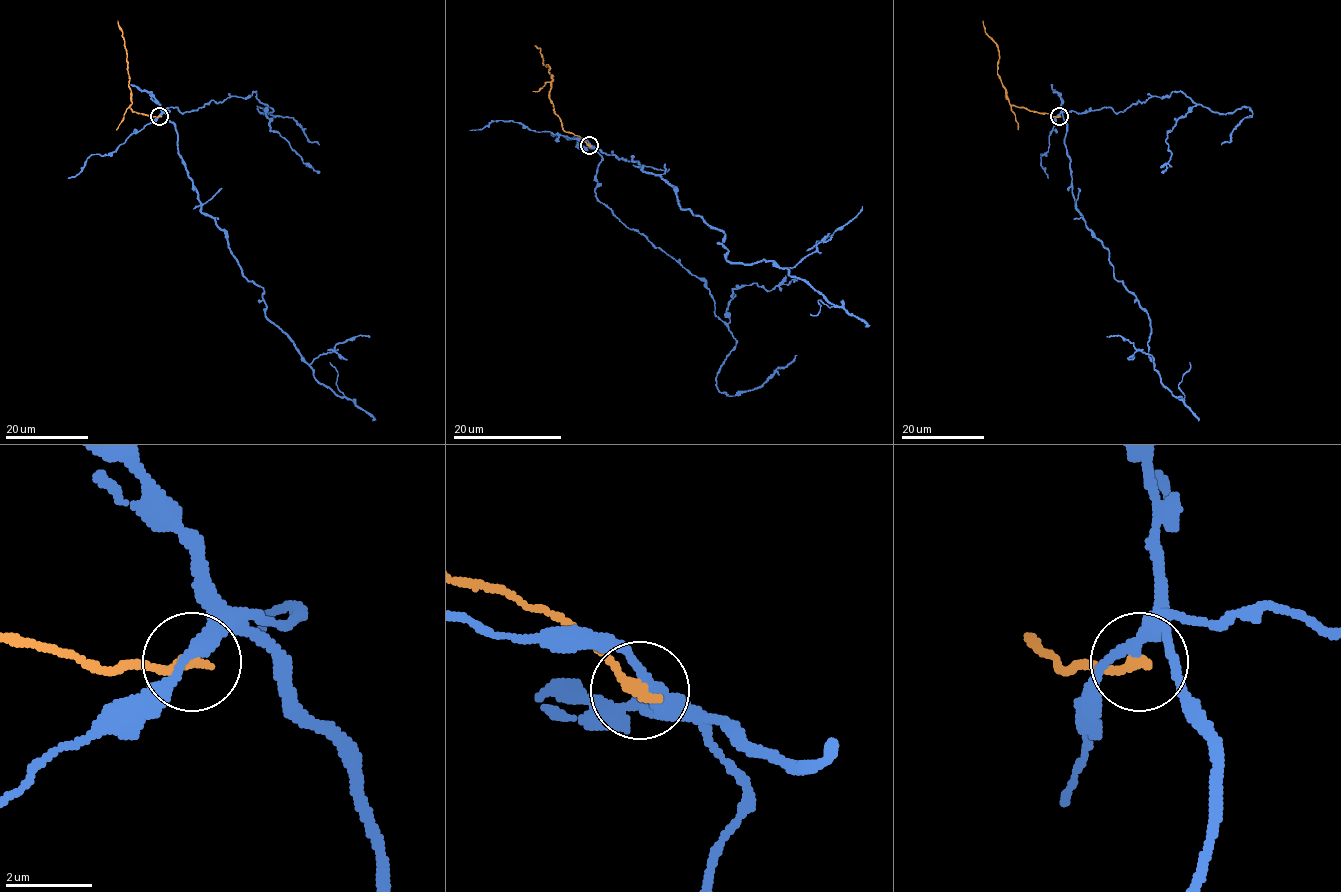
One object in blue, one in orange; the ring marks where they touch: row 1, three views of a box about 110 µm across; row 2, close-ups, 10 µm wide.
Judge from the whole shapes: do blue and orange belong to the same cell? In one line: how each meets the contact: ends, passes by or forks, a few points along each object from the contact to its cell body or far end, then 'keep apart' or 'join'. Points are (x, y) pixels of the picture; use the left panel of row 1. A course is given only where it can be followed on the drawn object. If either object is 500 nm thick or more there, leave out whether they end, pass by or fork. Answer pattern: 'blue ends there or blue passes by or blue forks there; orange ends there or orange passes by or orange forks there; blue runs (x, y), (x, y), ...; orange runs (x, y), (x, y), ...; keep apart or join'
blue passes by; orange ends there; blue runs (159, 115), (174, 124), (202, 212), (264, 290), (265, 315), (345, 397), (330, 362); orange runs (159, 116), (136, 113), (129, 107), (132, 103), (127, 50), (117, 20); keep apart

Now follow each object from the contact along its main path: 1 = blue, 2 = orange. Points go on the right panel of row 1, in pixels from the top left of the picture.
1: (1059, 115), (1076, 208), (1148, 315), (1149, 358), (1175, 396), (1184, 394), (1178, 387), (1189, 362)
2: (1059, 116), (1037, 113), (1009, 103), (997, 72), (999, 50), (986, 34), (982, 20)

